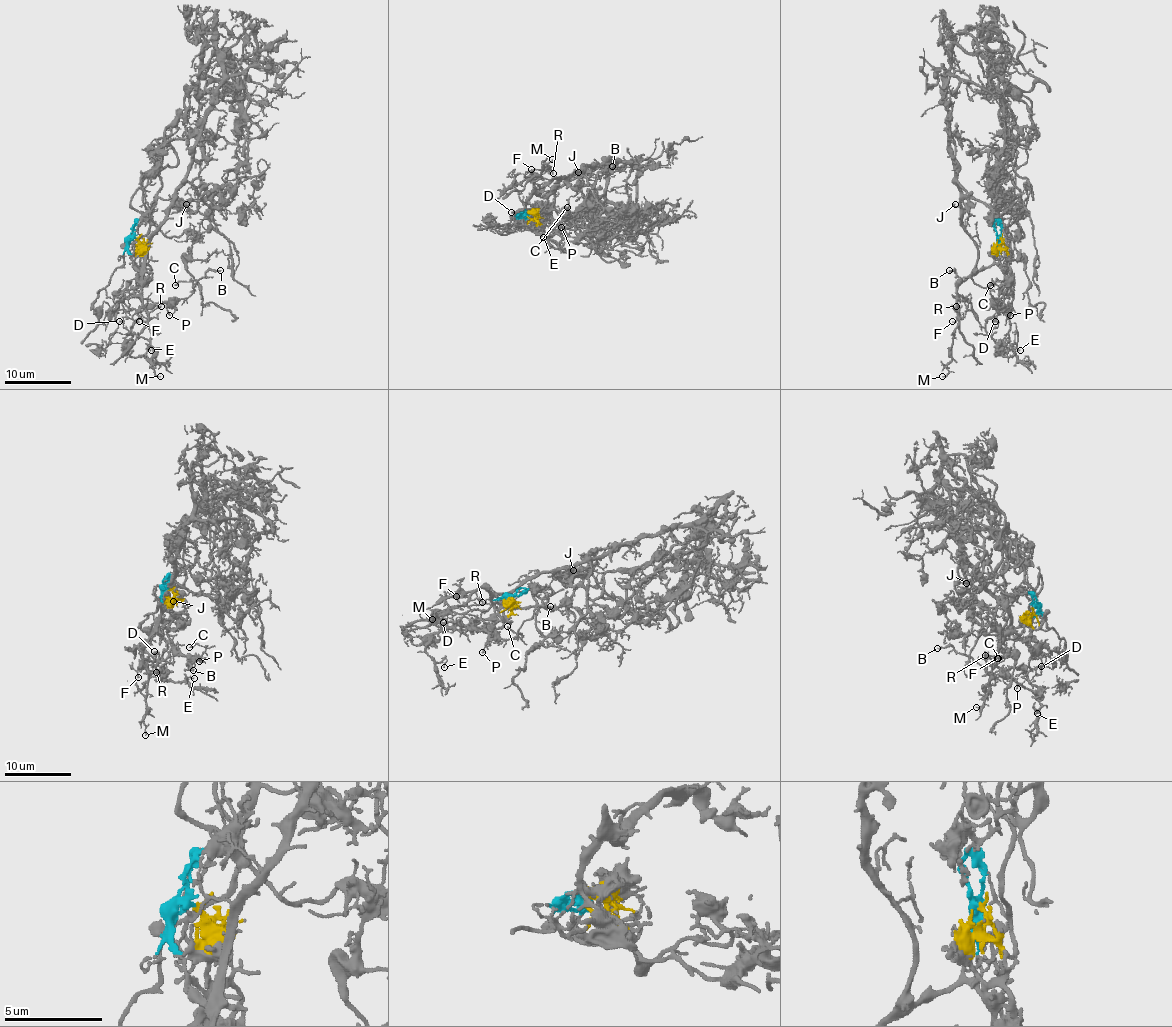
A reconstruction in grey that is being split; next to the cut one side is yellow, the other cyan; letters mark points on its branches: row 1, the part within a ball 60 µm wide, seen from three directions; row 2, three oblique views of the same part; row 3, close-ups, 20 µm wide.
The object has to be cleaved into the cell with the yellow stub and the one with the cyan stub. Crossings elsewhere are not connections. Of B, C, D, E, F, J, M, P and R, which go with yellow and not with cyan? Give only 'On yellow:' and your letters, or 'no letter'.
On yellow: B, C, D, E, P

